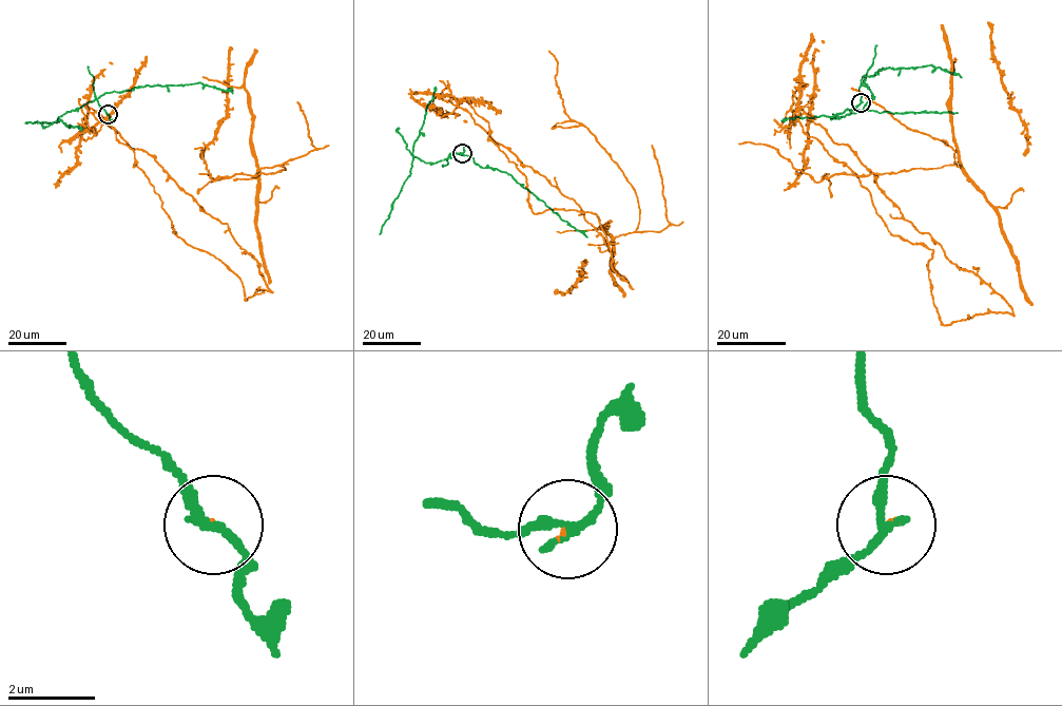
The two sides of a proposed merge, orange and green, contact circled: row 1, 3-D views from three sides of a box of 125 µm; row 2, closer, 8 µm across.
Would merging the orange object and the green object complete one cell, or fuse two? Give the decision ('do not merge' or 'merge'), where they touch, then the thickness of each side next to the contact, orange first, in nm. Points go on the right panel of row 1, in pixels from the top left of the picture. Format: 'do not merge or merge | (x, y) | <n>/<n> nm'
do not merge | (861, 102) | 60/220 nm

